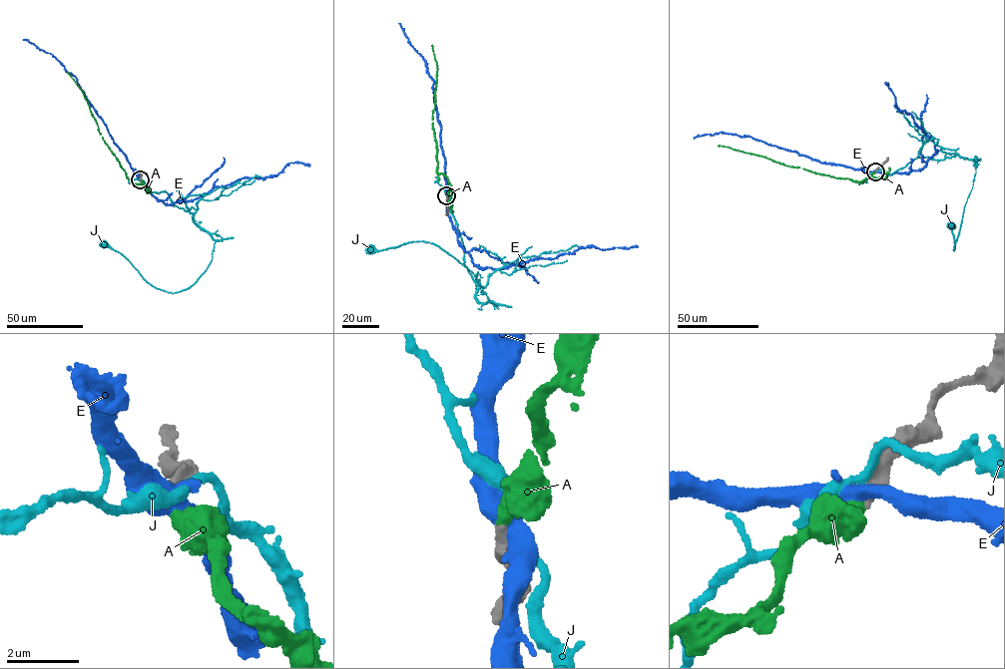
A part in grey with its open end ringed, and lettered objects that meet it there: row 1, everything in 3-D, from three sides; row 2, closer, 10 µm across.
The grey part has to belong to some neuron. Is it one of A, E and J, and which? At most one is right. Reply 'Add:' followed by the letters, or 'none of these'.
Add: A

